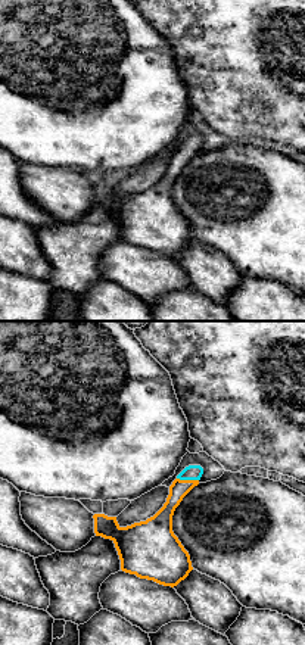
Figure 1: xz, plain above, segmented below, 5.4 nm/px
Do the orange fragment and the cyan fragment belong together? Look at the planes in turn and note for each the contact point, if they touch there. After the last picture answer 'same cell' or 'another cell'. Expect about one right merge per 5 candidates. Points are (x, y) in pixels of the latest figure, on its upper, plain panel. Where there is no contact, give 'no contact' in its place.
(187, 150)

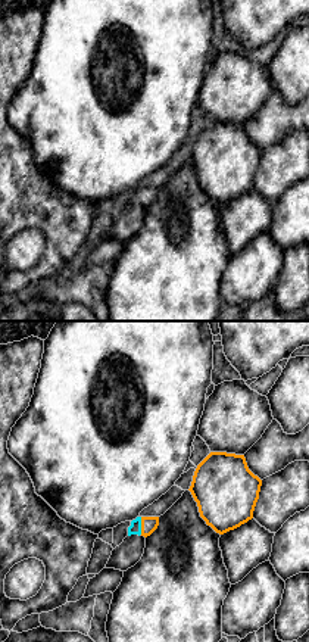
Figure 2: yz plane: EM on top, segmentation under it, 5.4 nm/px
(141, 196)

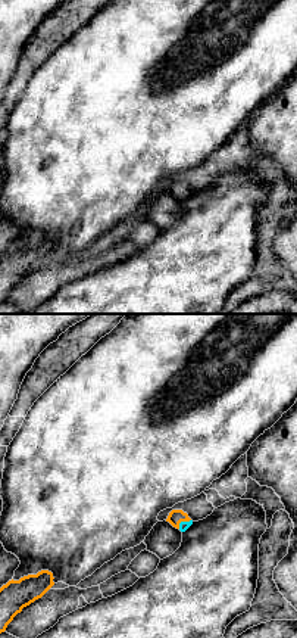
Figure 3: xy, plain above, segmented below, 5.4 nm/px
(183, 190)

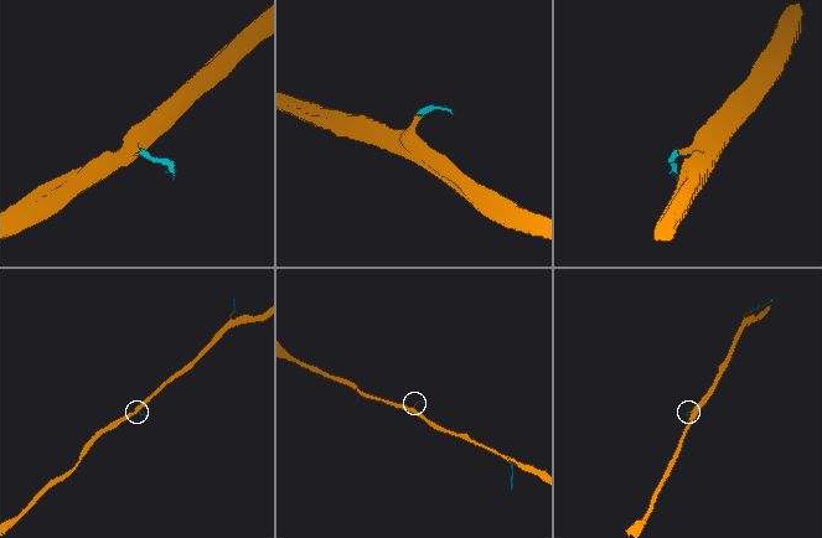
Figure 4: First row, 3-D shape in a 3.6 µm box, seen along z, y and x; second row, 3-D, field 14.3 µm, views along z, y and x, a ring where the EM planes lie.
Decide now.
same cell

